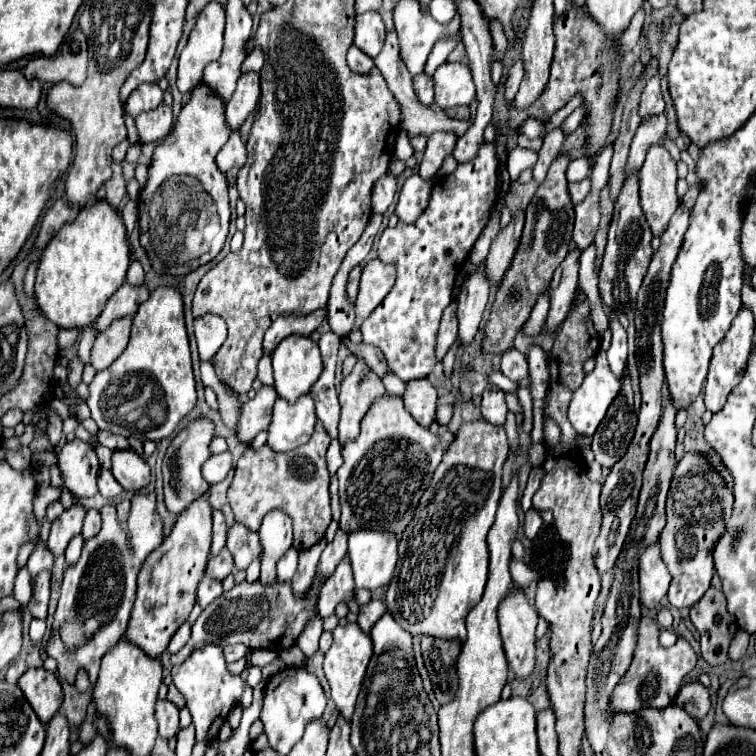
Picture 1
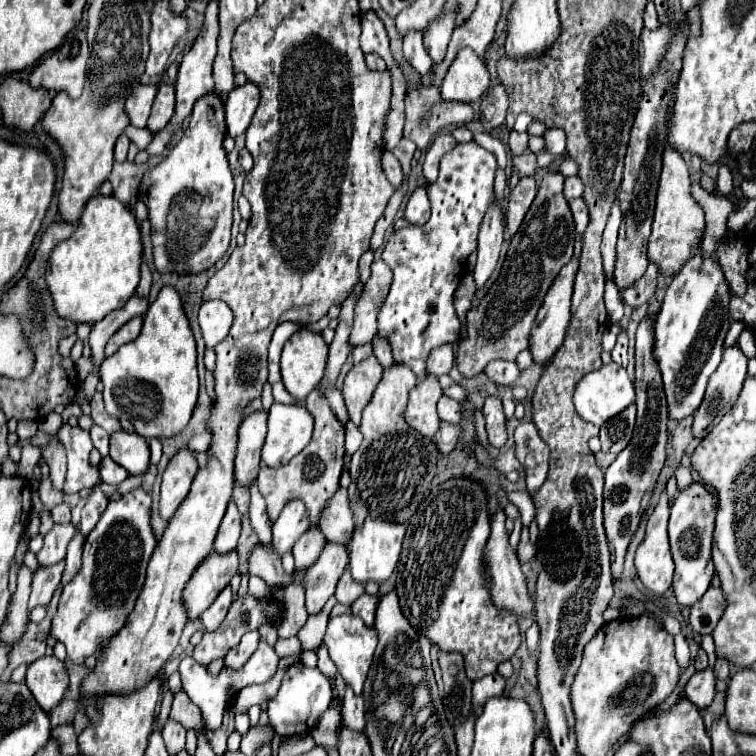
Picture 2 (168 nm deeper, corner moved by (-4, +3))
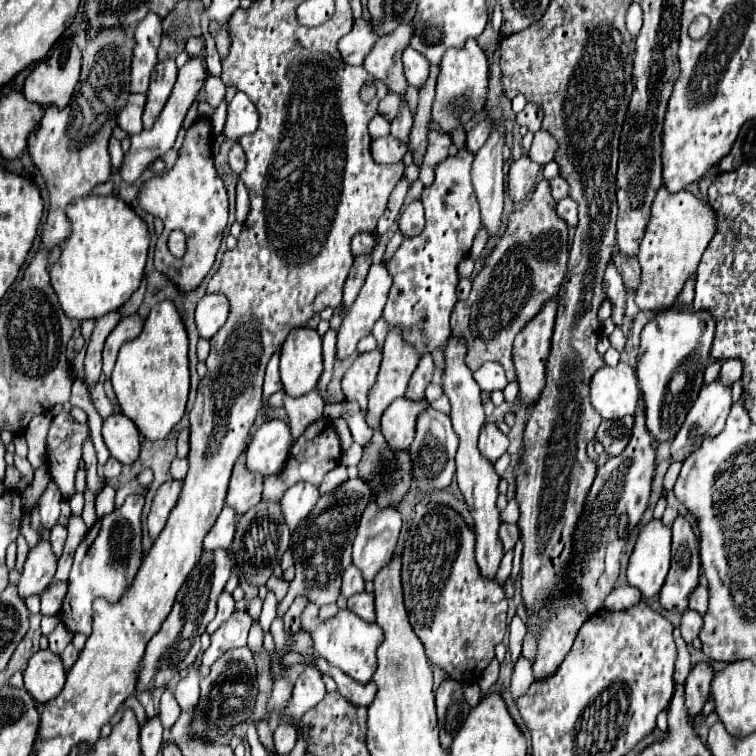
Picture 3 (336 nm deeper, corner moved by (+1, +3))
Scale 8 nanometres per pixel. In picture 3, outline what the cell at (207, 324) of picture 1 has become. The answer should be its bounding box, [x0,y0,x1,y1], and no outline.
[196,295,228,339]

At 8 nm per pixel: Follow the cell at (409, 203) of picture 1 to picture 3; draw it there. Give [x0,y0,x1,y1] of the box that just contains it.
[398,201,424,237]

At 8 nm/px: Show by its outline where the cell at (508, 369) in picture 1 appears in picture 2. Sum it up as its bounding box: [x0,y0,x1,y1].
[483,361,519,385]

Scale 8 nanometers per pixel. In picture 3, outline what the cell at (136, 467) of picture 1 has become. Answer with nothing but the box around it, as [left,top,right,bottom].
[102,413,142,465]

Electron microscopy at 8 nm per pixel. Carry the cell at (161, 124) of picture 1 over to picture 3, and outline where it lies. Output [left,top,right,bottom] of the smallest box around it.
[144,59,178,129]

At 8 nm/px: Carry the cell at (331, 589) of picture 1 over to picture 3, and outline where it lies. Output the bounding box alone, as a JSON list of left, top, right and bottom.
[342,565,364,599]

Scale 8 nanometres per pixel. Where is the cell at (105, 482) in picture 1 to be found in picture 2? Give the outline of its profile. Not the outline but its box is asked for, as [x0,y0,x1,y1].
[99,457,129,485]

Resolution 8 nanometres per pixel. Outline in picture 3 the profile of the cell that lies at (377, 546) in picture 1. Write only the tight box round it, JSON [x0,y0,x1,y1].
[352,507,402,581]

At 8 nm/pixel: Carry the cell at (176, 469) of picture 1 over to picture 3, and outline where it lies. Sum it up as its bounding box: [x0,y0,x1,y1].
[148,479,182,539]

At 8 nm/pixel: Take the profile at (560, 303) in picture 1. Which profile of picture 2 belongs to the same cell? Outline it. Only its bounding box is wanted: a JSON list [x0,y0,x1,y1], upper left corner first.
[529,257,579,365]

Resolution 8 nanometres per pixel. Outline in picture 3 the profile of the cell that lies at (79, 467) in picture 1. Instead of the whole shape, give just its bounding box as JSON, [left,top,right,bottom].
[48,411,88,499]

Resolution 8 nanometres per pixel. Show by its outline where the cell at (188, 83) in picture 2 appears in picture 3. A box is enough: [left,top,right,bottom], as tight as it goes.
[120,55,206,183]

